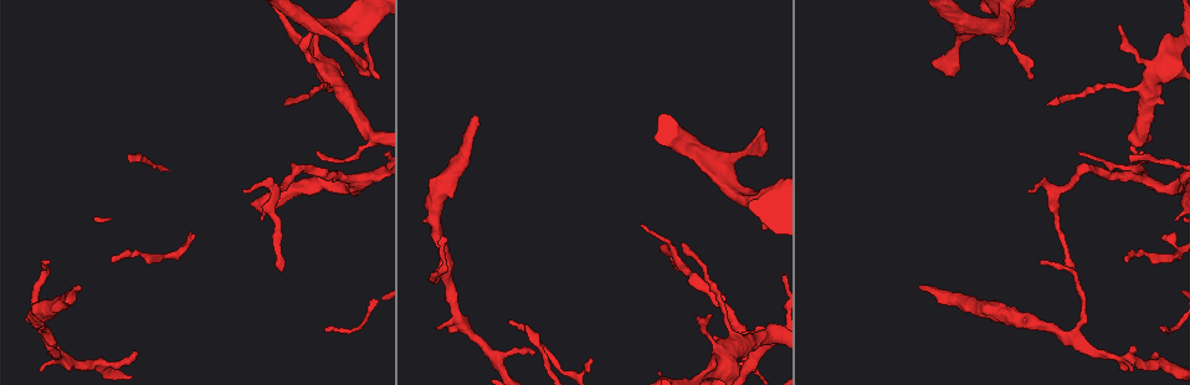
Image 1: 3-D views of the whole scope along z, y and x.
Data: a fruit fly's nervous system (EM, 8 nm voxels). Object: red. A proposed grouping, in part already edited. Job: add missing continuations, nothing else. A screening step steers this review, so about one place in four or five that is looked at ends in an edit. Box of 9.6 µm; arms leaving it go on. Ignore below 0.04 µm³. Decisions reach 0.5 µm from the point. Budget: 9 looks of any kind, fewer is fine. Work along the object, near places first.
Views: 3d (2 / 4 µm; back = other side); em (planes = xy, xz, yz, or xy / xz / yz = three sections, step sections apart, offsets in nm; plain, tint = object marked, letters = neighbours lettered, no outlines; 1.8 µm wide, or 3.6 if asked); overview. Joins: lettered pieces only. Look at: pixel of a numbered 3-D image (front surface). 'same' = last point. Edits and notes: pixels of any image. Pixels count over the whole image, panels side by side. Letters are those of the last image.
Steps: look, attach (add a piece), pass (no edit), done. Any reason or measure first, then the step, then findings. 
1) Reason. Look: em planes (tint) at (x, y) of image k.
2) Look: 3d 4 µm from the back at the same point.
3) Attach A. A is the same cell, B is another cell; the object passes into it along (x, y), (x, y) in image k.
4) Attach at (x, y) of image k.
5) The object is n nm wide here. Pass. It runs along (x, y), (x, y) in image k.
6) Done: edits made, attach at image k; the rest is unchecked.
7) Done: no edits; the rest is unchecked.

Tapers out. Look: 3d 4 µm at (532, 354) of image 1.

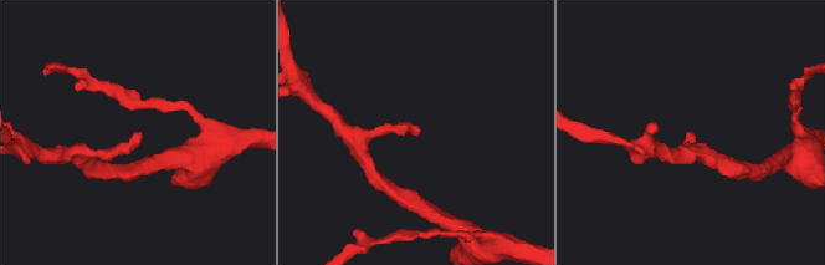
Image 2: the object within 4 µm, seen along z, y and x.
Need the tissue. Look: em planes (letters) at (142, 134) of image 2.

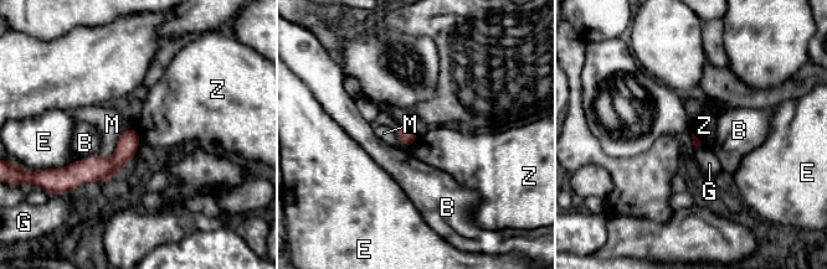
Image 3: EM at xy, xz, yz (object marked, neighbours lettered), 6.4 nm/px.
The longest contact is with M, 260 nm. Pass. B, E, G, M and Z are other cells; none of them fits.

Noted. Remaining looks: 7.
Branch stops here. Look: em 3.6 µm planes (letters) at (78, 288) of image 1.

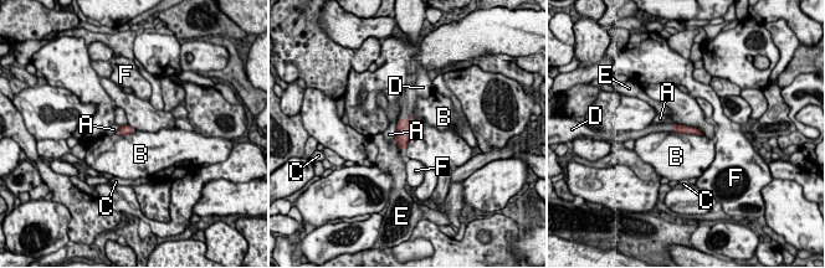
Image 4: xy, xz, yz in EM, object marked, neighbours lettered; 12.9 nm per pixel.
The longest contact is with B, 380 nm. Attach D. D is the same cell, A, B, C, E and F are other cells; the object passes into it along (405, 127), (405, 117), (409, 98) in image 4; the neuron continues.

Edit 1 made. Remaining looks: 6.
Thin end. Look: em planes (plain) at (285, 105) of image 1.

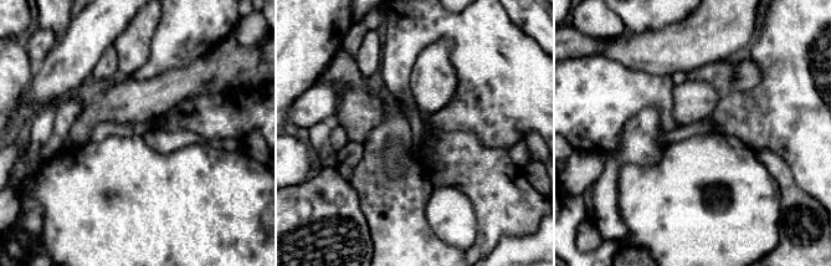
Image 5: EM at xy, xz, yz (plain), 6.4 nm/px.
What lies round it. Look: em planes (letters) at the same point.

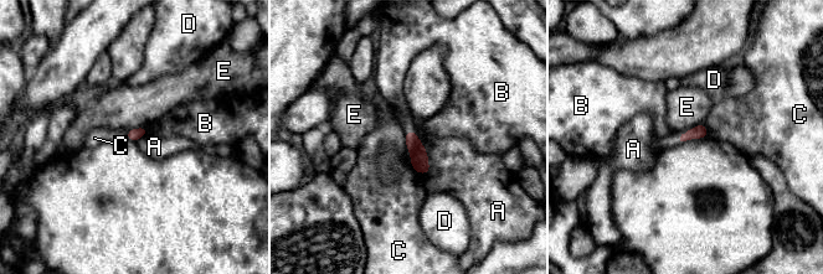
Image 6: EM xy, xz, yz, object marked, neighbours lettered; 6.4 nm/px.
Pass. A, B, C, D and E are other cells; none of them fits.

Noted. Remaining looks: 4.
Tapers out. Look: em yz step 4 (letters) at (711, 315) of image 1.

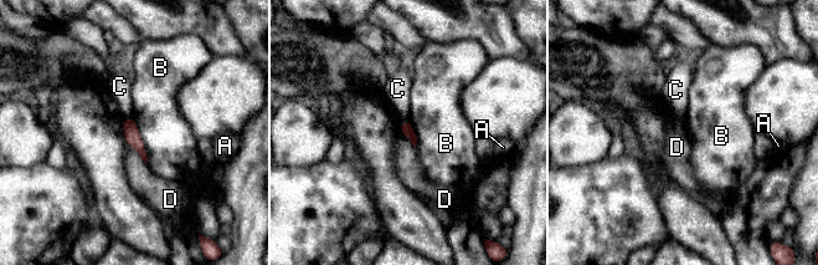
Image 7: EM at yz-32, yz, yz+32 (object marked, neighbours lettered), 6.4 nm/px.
Another direction. Look: em planes (letters) at the same point.

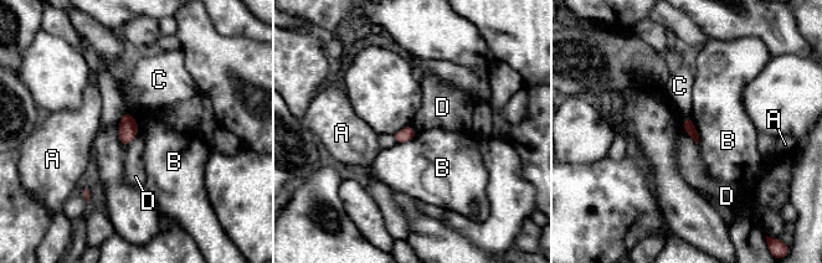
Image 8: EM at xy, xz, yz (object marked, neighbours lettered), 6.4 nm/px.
Pass. A, B, C and D are other cells; a border runs along (139, 130), (127, 147) in image 8; no lettered piece goes on from it.

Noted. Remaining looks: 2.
Done: edits made, attach at image 4; the rest is unchecked.

